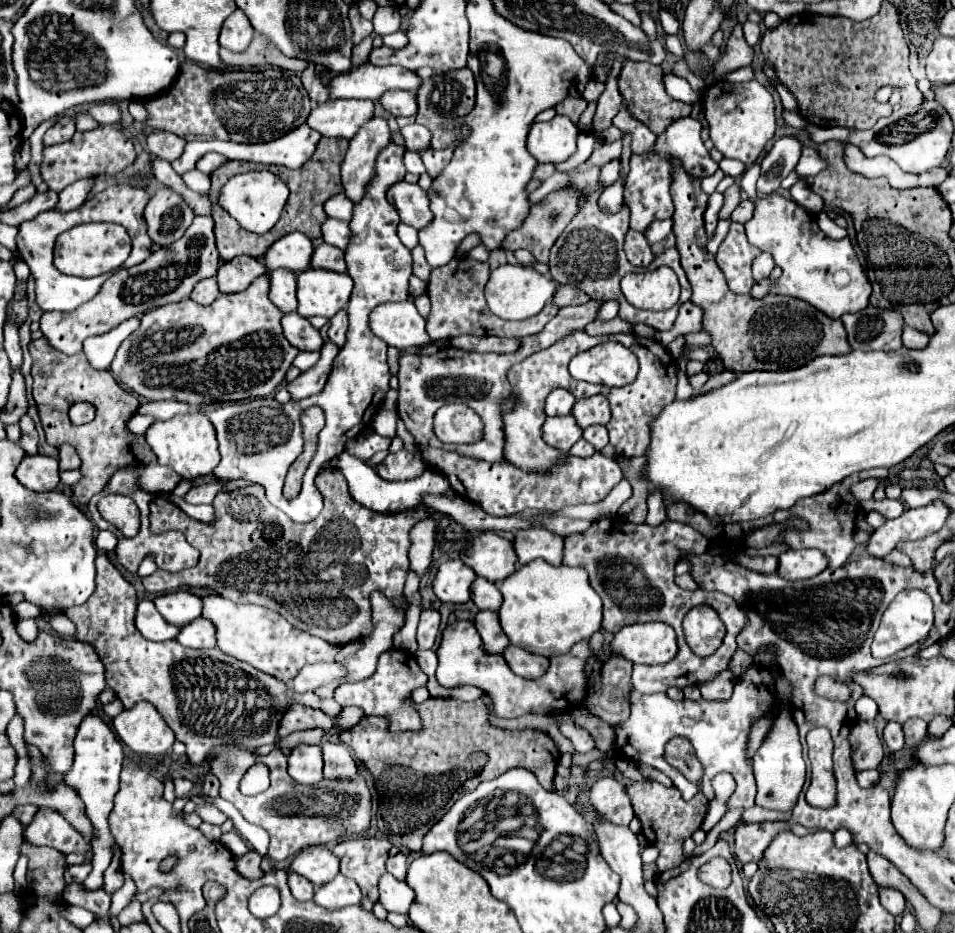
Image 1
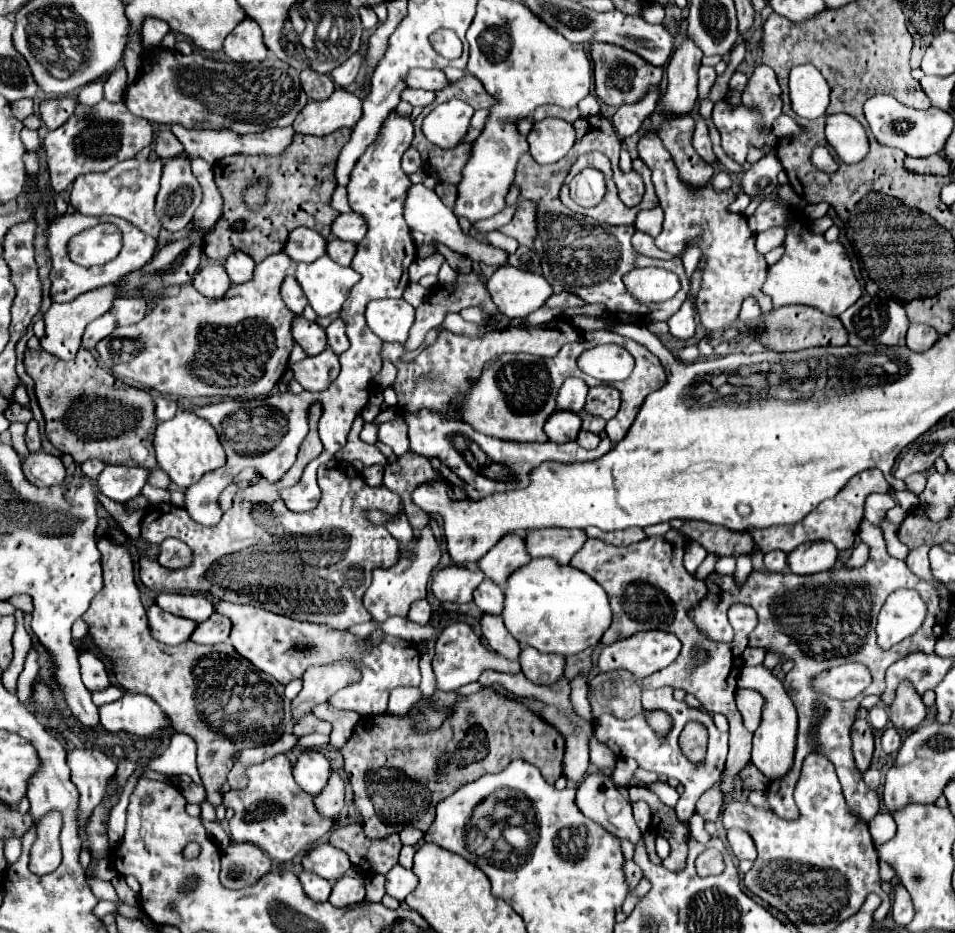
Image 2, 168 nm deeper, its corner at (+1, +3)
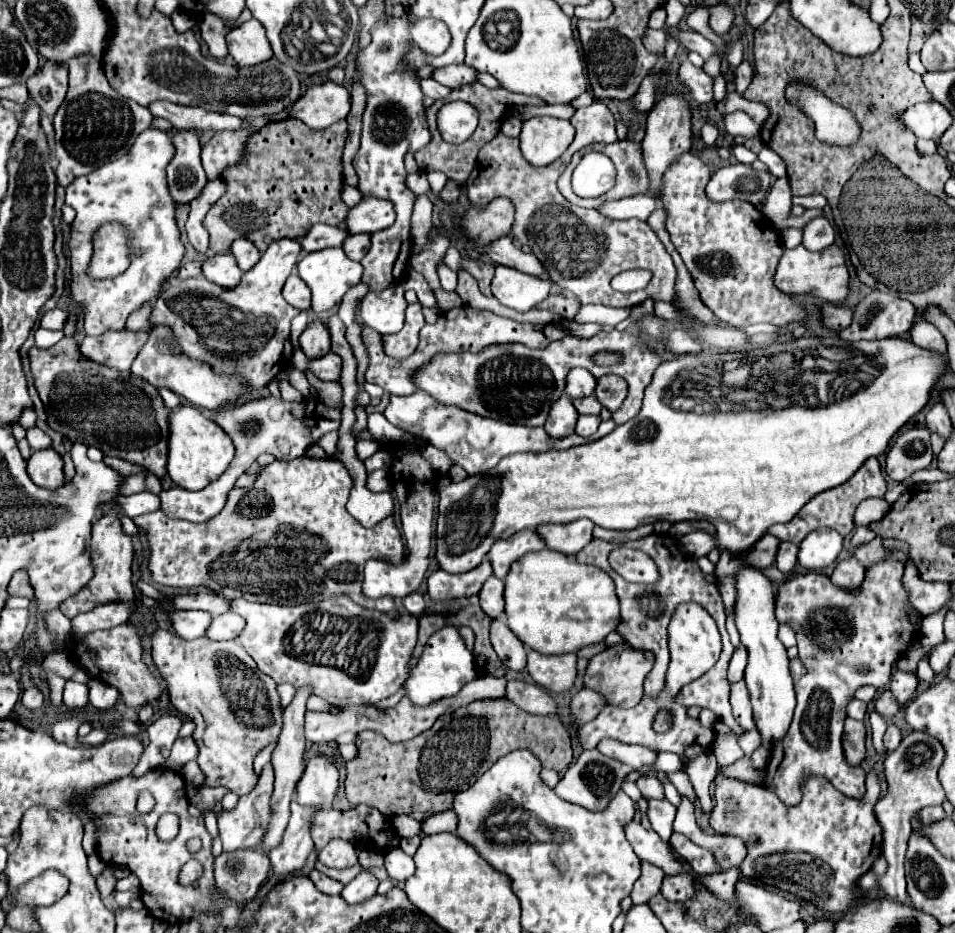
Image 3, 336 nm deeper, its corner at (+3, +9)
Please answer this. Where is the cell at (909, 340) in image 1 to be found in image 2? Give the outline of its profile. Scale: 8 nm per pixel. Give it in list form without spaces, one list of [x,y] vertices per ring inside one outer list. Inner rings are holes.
[[[911,325],[907,331],[907,347],[911,351],[925,351],[935,345],[939,333],[929,325]]]

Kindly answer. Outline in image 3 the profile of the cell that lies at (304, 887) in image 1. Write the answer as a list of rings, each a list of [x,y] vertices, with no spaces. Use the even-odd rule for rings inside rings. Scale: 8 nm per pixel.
[[[313,869],[309,877],[311,877],[311,881],[315,883],[315,887],[317,887],[321,893],[325,893],[325,895],[339,895],[341,889],[343,889],[343,885],[341,885],[339,881],[323,875],[323,873],[317,871],[317,869]]]

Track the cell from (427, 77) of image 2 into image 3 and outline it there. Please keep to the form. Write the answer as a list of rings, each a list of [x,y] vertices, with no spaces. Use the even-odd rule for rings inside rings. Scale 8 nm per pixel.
[[[447,65],[447,67],[439,67],[433,71],[433,79],[439,81],[445,87],[461,87],[463,83],[473,83],[475,81],[477,71],[467,67],[467,65]]]

